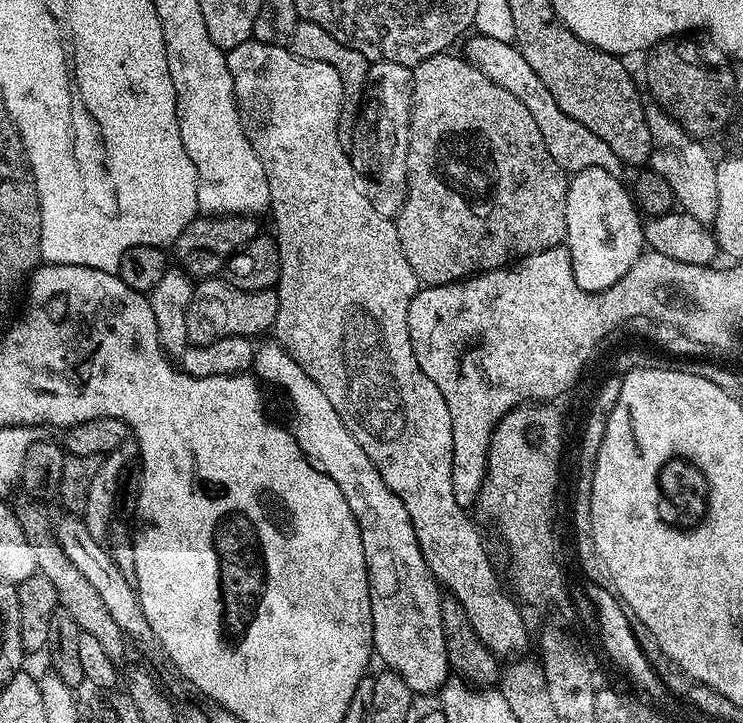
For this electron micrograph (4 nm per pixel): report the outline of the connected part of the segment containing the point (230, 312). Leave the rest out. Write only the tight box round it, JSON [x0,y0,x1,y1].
[186,278,278,344]

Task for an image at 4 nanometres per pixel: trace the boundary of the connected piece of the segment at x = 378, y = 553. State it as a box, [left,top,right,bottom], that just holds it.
[254,342,450,694]

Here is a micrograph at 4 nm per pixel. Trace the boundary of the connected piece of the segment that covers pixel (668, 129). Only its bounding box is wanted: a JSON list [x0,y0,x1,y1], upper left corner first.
[645,102,718,225]

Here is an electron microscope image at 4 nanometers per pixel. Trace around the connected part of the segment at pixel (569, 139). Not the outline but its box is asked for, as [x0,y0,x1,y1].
[462,34,621,174]

